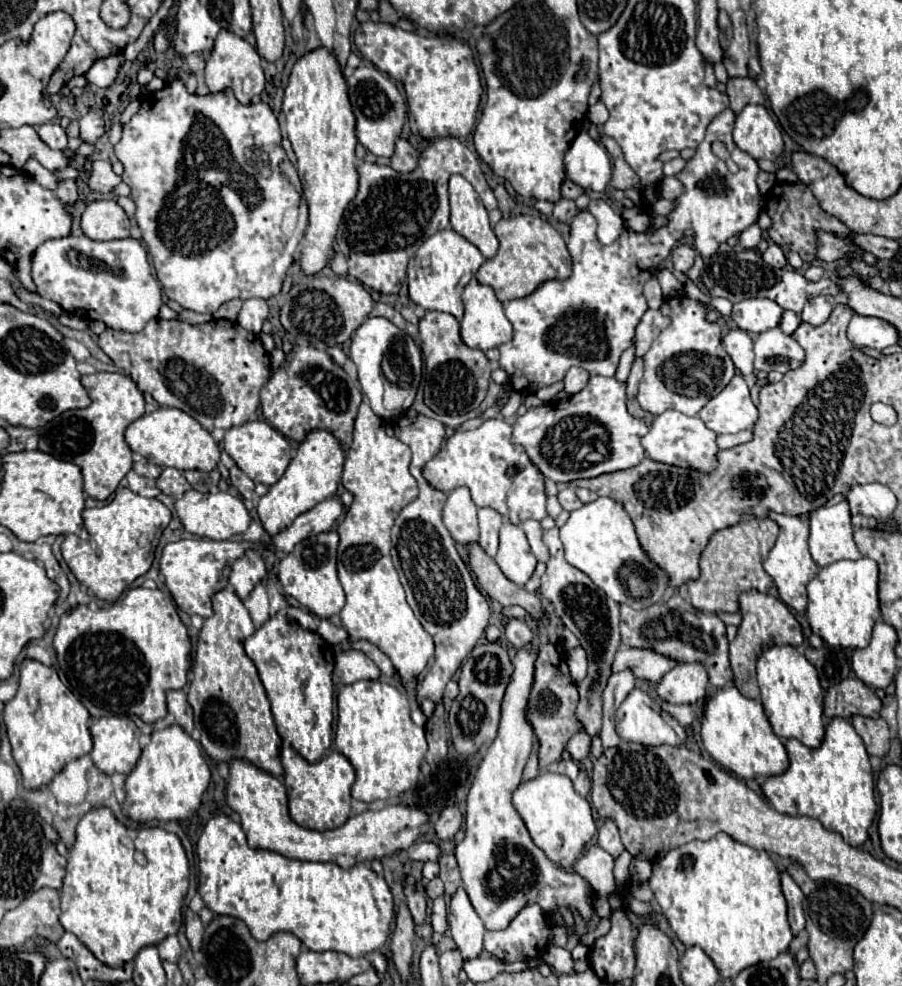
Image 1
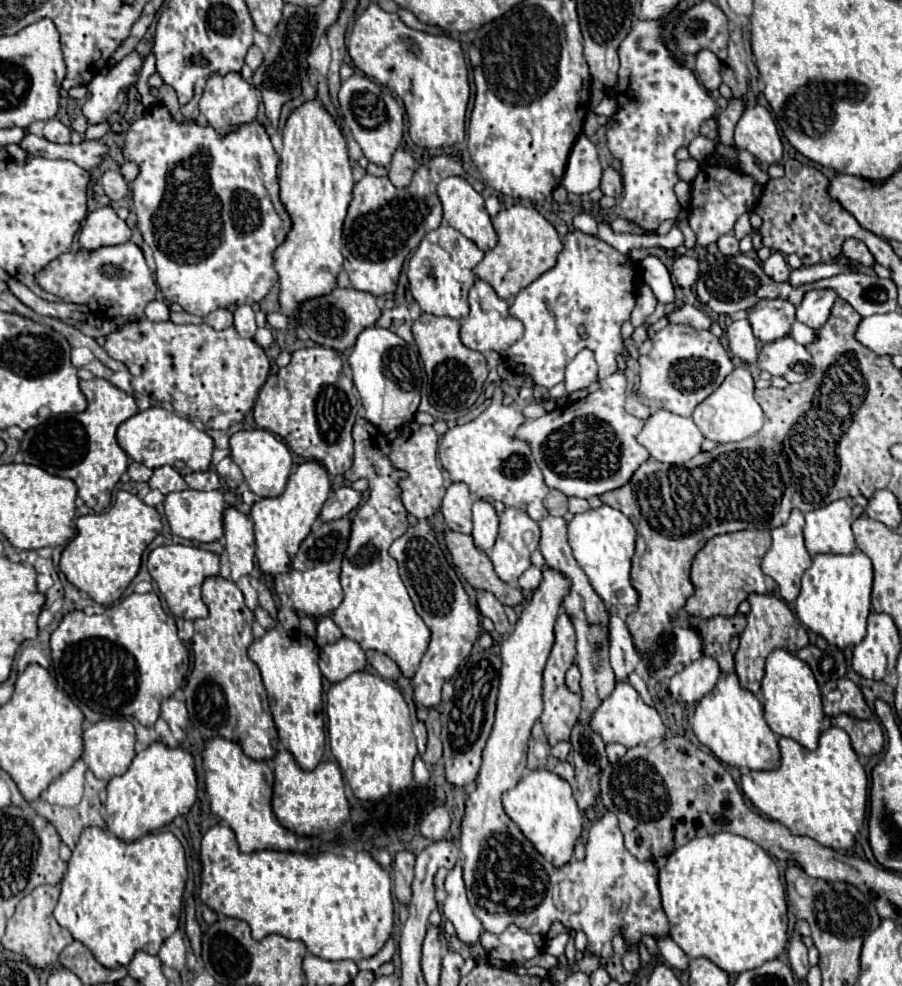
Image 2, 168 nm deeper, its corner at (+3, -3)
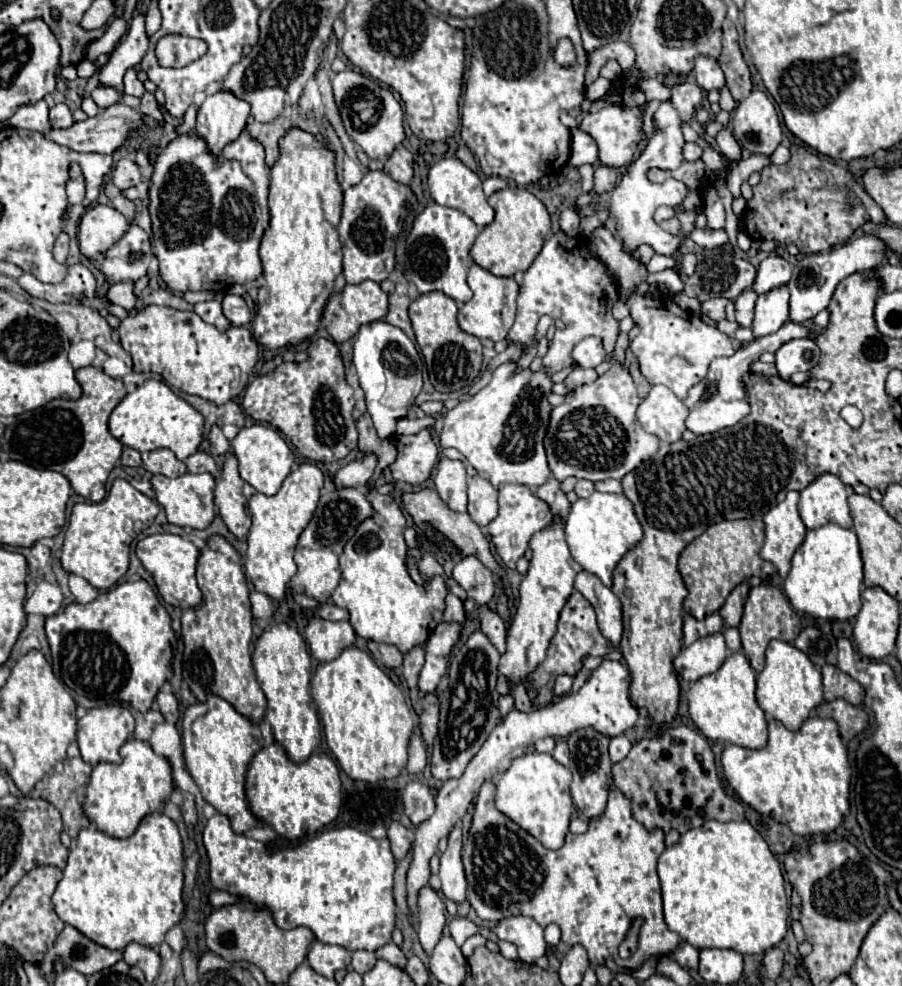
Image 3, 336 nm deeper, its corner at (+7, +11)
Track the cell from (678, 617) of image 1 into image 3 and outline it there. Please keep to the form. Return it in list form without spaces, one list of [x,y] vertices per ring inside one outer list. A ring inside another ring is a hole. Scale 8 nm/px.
[[[742,582],[740,586],[736,586],[736,588],[730,592],[726,604],[720,608],[720,616],[722,616],[724,624],[726,624],[726,628],[732,628],[732,626],[738,626],[738,624],[740,624],[742,608],[744,608],[744,602],[746,602],[746,598],[748,598],[748,590],[750,590],[748,584]]]

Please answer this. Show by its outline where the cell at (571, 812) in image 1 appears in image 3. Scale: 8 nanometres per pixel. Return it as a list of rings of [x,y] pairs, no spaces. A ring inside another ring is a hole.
[[[524,754],[512,762],[496,784],[496,808],[538,838],[546,848],[558,850],[564,844],[568,822],[574,812],[570,796],[572,772],[558,764],[550,754]]]

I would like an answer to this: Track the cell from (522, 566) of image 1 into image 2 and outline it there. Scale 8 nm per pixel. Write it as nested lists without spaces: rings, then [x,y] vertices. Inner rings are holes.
[[[506,508],[500,514],[500,534],[490,552],[496,574],[504,582],[516,580],[530,568],[530,554],[538,548],[540,526],[520,508]]]

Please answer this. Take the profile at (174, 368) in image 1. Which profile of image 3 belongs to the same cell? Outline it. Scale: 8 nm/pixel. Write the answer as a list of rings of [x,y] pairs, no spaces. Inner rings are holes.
[[[150,304],[118,326],[120,344],[130,352],[134,370],[158,374],[164,382],[184,394],[200,396],[216,406],[234,400],[246,386],[252,368],[260,360],[260,348],[246,326],[218,330],[206,324],[196,312],[180,312]]]

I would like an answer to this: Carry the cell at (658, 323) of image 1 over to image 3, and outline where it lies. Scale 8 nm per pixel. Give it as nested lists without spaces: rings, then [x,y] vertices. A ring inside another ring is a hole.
[[[714,298],[714,300],[706,300],[706,302],[700,302],[700,316],[706,316],[714,322],[722,320],[724,318],[724,306],[726,306],[726,298]]]

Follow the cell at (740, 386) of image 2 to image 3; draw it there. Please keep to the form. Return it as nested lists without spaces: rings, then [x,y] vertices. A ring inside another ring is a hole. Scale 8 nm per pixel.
[[[784,324],[778,332],[762,336],[762,338],[754,338],[750,344],[744,344],[740,350],[736,350],[734,356],[724,356],[724,358],[714,358],[710,364],[710,372],[708,376],[690,388],[688,398],[684,400],[684,404],[690,410],[690,416],[686,418],[686,428],[692,430],[696,436],[700,434],[712,434],[718,432],[722,428],[734,426],[738,424],[744,416],[750,414],[750,402],[746,396],[746,386],[742,382],[744,374],[750,370],[750,364],[756,362],[760,358],[760,354],[764,352],[776,352],[784,342],[792,340],[792,338],[800,338],[800,336],[808,336],[808,330],[800,324]]]

